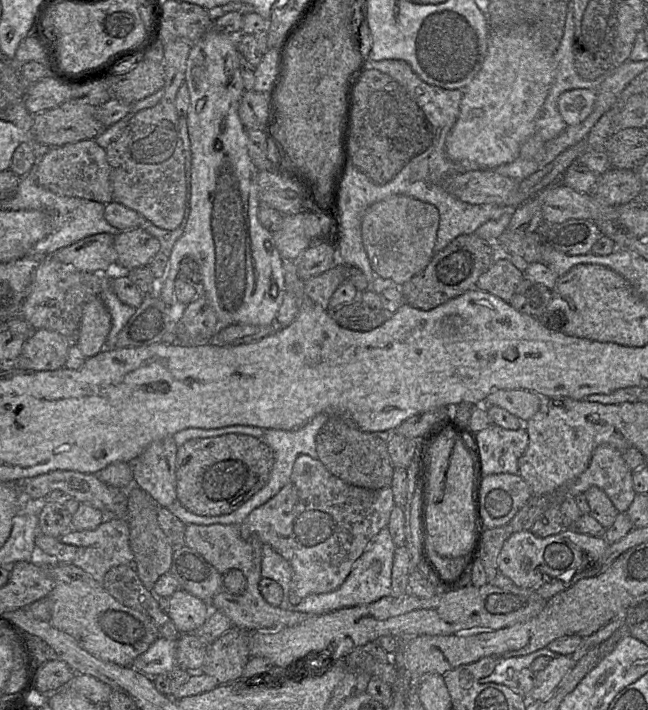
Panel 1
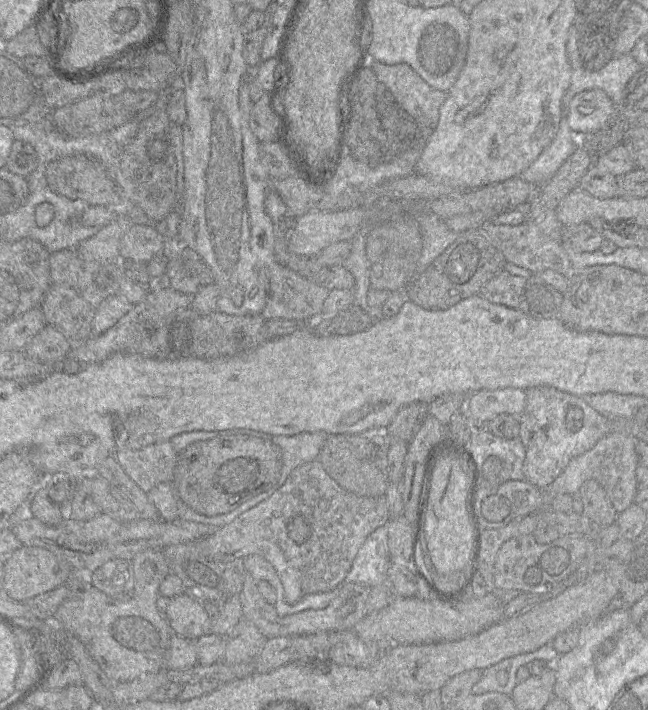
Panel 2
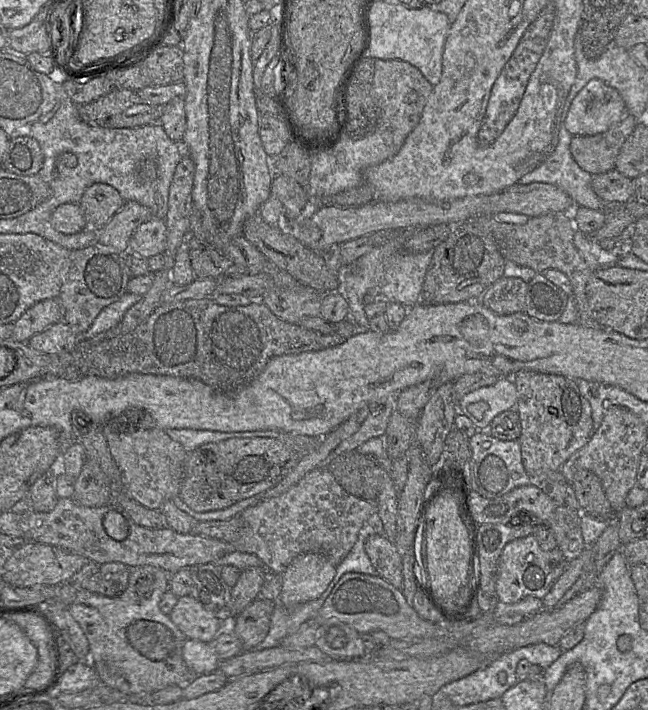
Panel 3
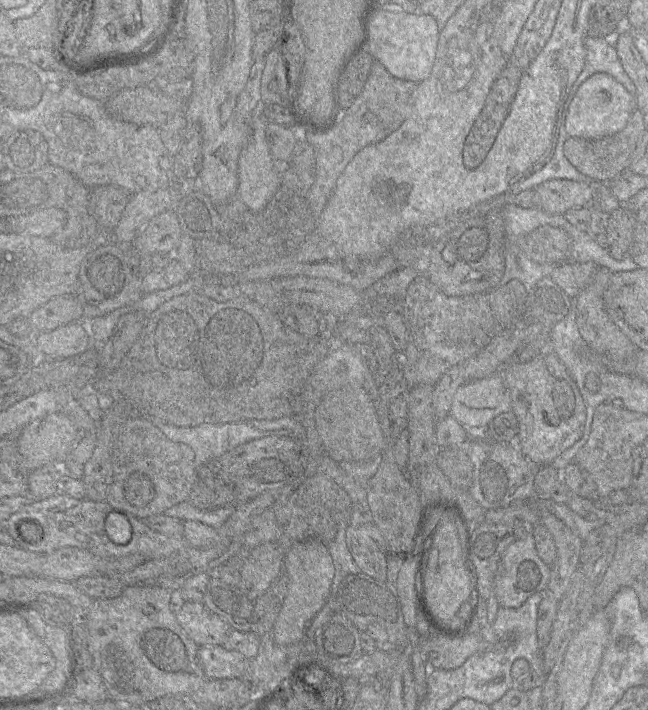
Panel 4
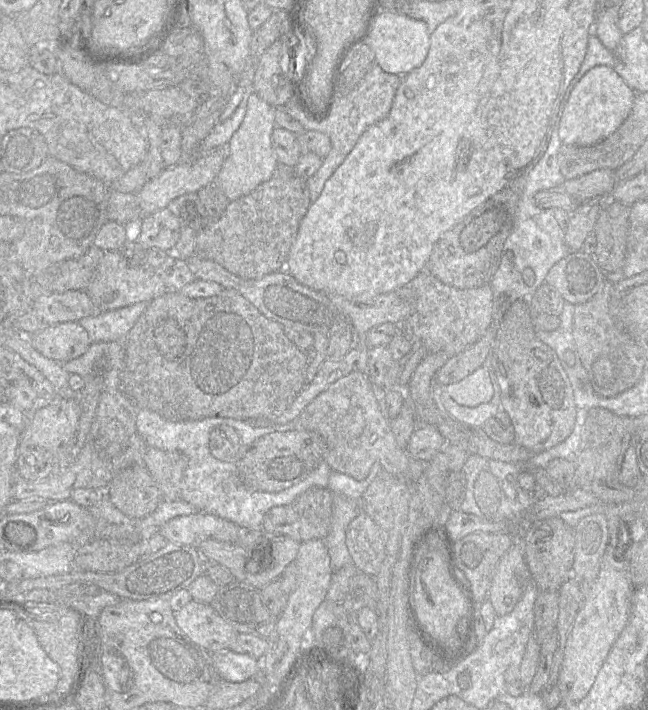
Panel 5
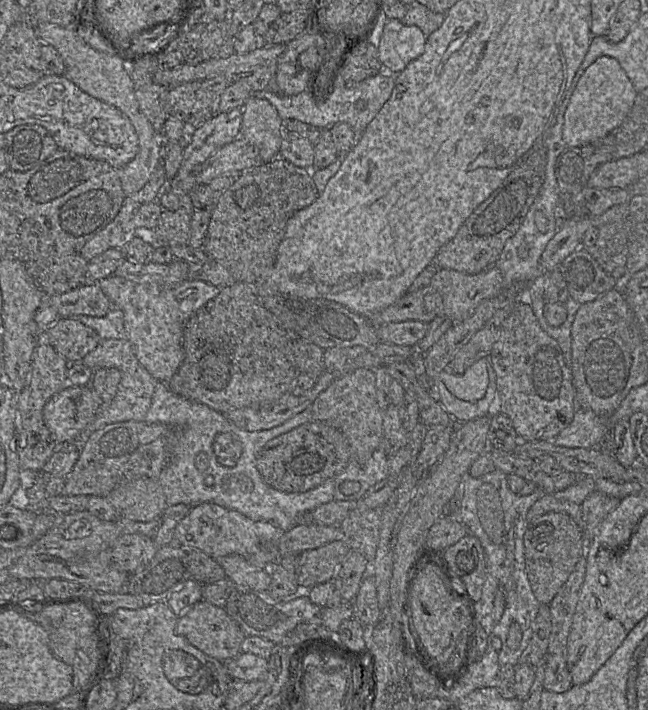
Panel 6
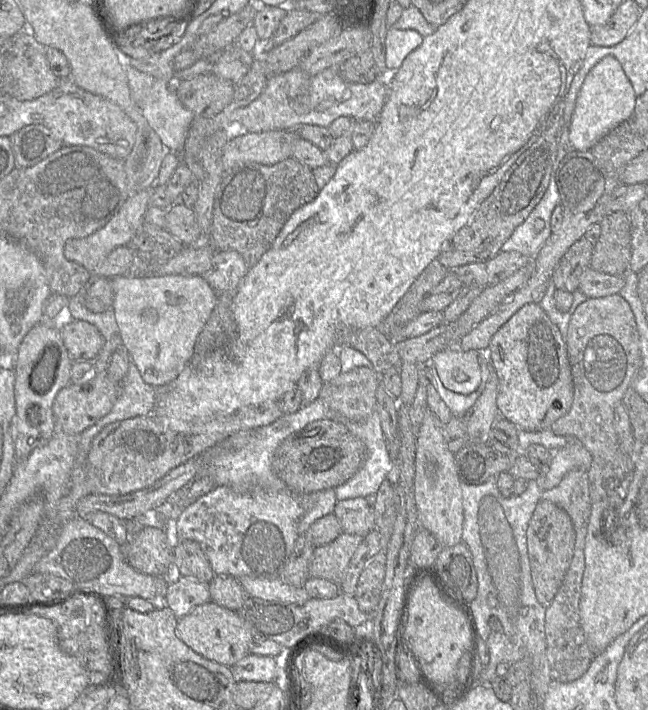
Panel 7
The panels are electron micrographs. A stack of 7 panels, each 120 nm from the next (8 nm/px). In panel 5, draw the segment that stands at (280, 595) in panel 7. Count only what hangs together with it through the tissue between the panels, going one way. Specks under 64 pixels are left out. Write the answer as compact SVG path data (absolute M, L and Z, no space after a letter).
M207 539L198 550L205 560L215 562L228 569L237 581L245 581L247 551L230 542Z

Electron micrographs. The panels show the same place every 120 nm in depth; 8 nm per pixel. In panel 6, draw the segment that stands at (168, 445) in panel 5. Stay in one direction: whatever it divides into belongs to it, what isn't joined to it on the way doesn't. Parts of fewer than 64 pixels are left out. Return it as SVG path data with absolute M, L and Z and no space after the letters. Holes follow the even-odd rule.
M158 382L144 421L161 423L171 430L170 459L159 476L168 506L213 503L236 510L251 520L269 522L281 531L289 531L299 524L299 517L305 512L332 500L356 501L388 476L389 455L377 448L365 464L350 457L347 467L335 478L329 478L306 492L282 492L269 486L257 469L259 451L269 440L313 421L310 408L273 428L247 431L236 426L221 412L179 396L166 383ZM346 481L359 482L359 491L344 495L340 486Z

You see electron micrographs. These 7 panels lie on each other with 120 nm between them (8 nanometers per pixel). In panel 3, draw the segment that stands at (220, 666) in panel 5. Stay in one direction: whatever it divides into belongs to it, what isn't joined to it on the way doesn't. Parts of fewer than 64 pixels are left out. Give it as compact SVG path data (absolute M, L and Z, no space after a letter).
M186 639L182 655L194 676L217 671L221 662L209 643L197 640Z

